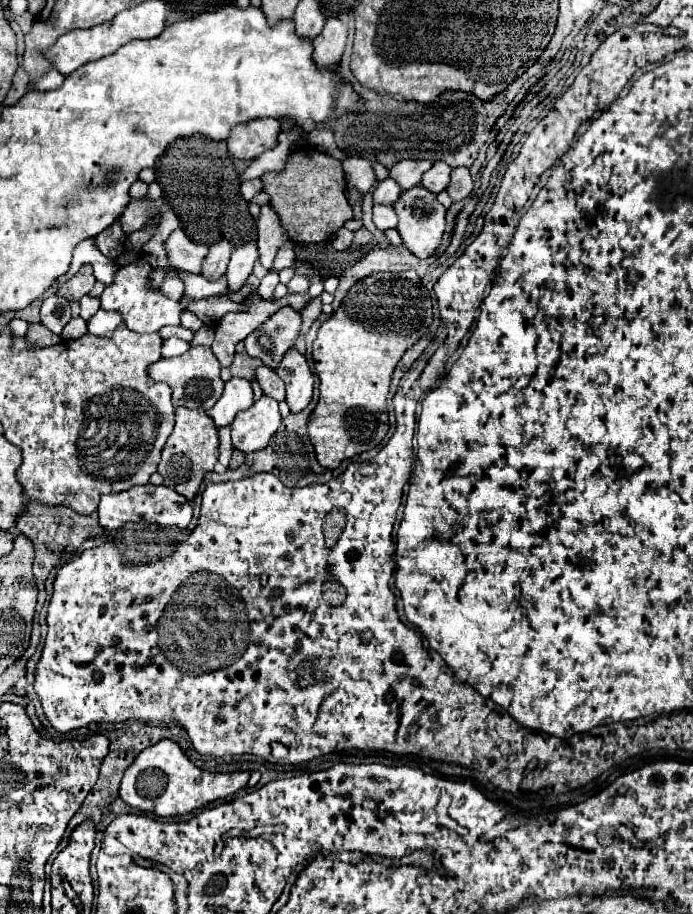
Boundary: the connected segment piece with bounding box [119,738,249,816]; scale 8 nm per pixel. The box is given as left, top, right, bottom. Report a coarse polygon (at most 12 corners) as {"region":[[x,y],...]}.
{"region":[[173,740],[125,770],[119,794],[157,816],[227,798],[249,772],[199,770]]}

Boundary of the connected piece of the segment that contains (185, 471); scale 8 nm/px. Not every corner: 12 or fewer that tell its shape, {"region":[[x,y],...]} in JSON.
{"region":[[177,408],[159,462],[163,484],[193,500],[219,456],[205,410]]}

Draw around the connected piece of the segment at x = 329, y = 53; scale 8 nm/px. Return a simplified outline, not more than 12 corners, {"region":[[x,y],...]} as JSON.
{"region":[[337,18],[325,22],[313,40],[317,68],[331,70],[345,50],[347,26]]}

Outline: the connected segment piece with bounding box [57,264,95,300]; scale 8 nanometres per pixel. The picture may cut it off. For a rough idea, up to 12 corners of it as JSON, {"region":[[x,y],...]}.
{"region":[[83,264],[57,294],[81,300],[95,284],[91,264]]}

